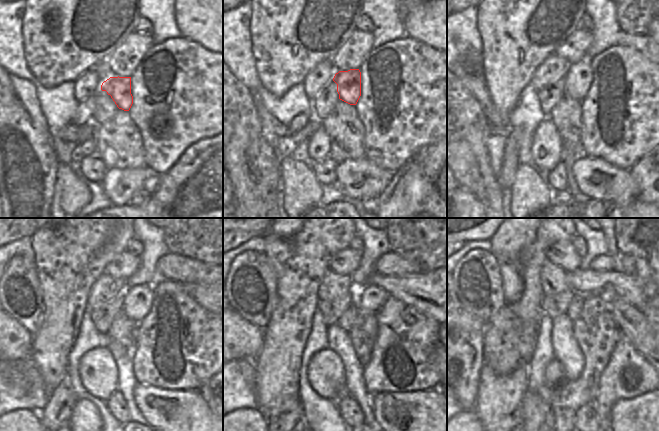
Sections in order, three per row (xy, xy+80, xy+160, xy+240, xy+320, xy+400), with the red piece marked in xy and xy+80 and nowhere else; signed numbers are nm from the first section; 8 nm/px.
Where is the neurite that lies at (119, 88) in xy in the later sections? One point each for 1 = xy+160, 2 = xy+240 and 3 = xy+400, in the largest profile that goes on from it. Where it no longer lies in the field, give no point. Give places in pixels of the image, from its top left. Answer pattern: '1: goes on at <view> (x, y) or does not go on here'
1: goes on at xy+160 (578, 78)
2: goes on at xy+240 (137, 301)
3: goes on at xy+400 (607, 294)

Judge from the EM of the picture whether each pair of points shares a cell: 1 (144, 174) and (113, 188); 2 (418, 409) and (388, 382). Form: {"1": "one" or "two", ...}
{"1": "one", "2": "two"}

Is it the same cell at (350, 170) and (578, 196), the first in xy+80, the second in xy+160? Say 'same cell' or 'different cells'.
different cells

